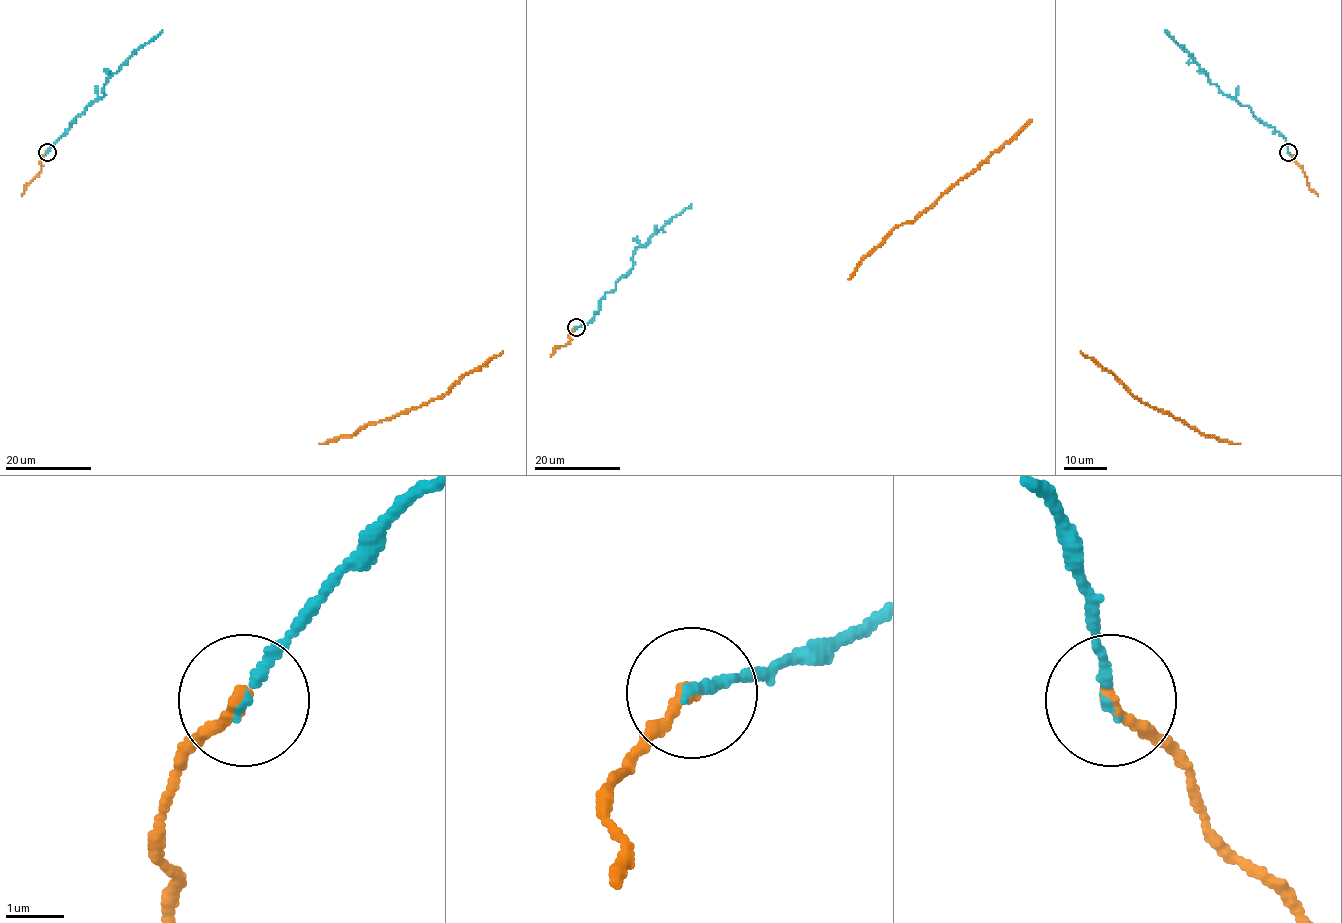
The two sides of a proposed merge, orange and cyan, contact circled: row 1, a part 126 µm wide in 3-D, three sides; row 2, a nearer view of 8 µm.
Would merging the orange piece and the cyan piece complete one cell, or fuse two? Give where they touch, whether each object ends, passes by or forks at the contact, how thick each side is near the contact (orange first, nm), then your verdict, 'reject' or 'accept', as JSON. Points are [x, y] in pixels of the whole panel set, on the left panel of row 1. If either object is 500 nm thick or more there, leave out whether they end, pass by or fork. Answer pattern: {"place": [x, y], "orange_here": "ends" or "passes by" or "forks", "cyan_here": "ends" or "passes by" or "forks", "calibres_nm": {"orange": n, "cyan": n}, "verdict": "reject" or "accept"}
{"place": [47, 152], "orange_here": "ends", "cyan_here": "ends", "calibres_nm": {"orange": 240, "cyan": 150}, "verdict": "accept"}

